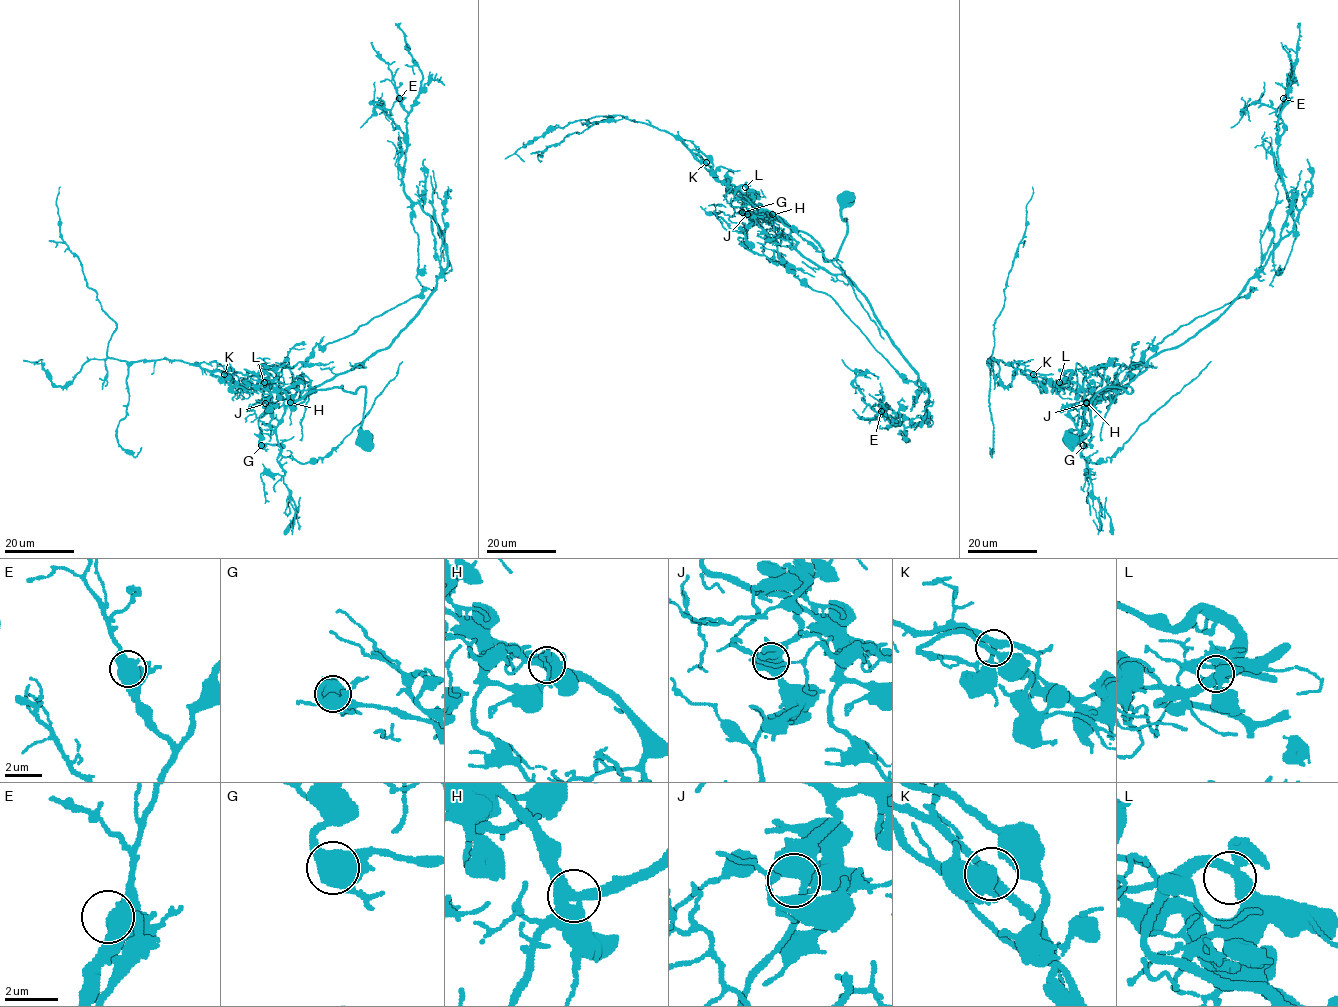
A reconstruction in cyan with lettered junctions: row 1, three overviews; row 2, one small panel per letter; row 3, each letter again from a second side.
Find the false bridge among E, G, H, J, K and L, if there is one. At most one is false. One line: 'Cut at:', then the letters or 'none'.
Cut at: none

